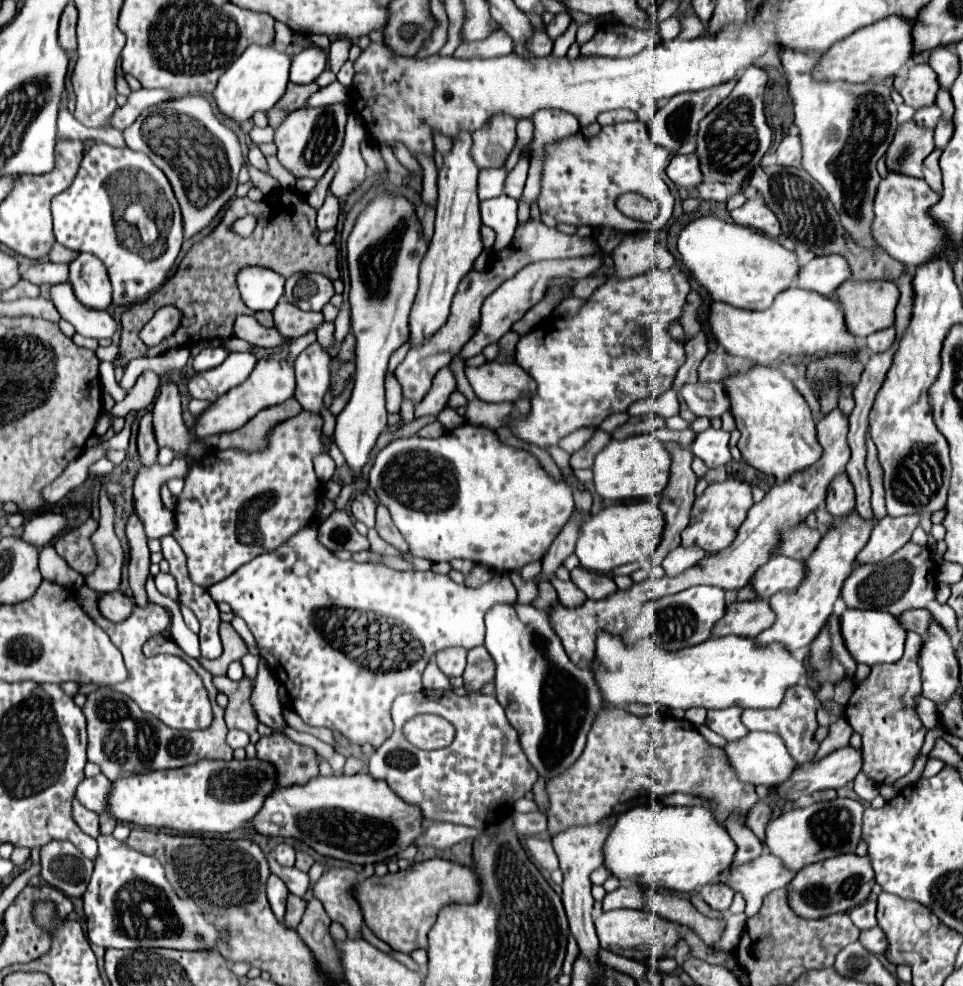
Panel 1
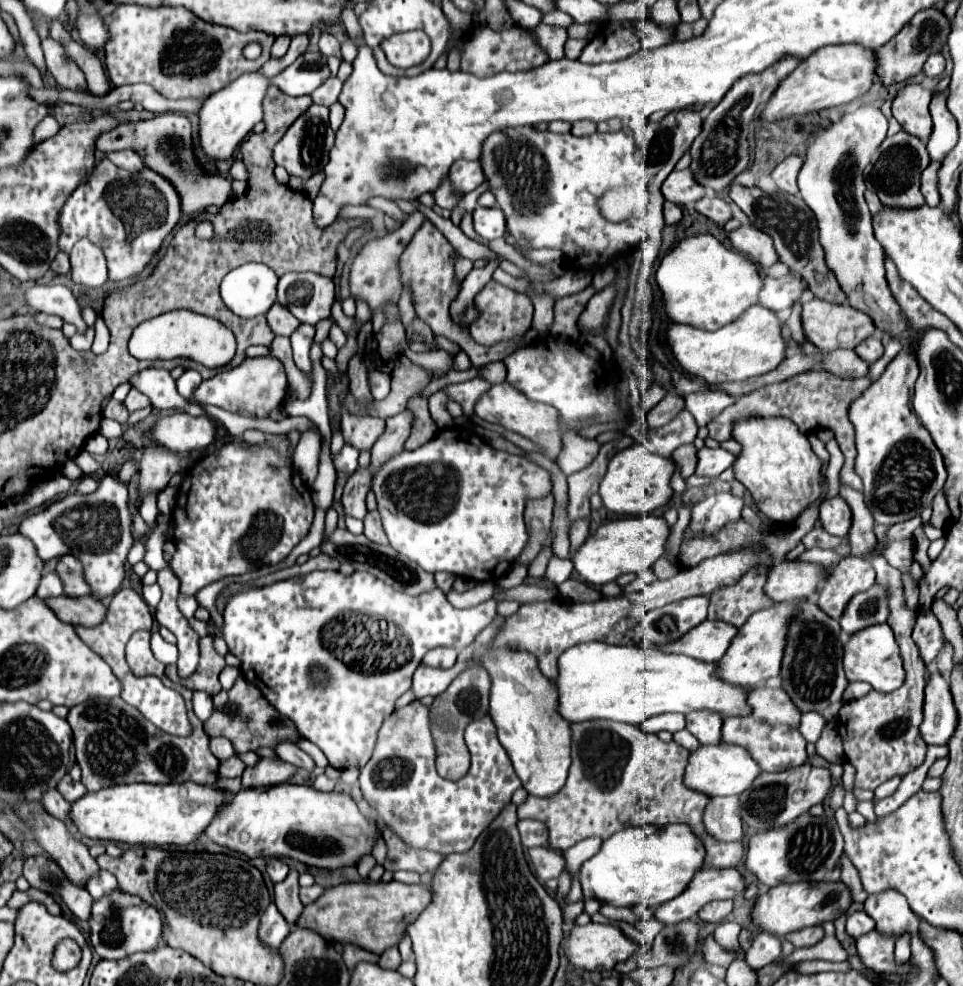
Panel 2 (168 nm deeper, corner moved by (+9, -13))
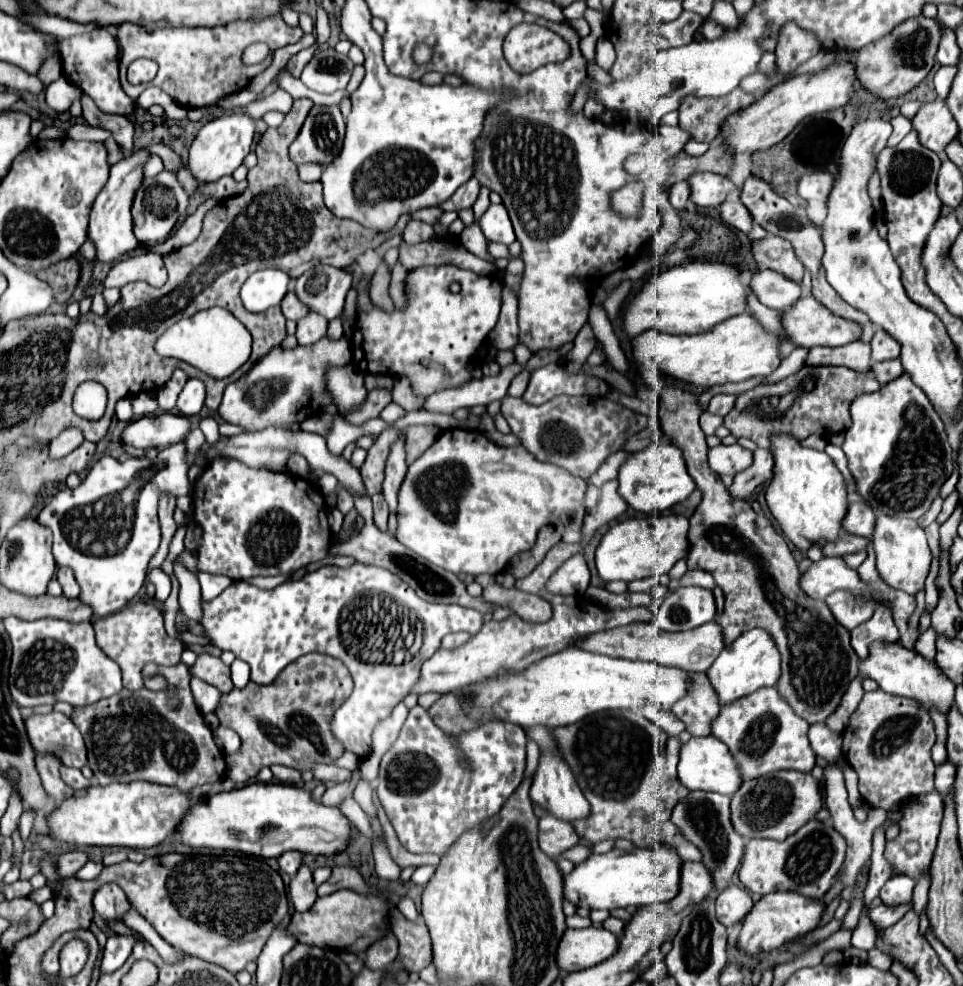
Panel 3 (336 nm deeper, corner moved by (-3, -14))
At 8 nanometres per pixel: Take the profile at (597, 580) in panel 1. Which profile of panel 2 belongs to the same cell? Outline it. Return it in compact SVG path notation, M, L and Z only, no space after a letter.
M566 579L560 587L558 587L560 595L568 601L596 601L600 599L600 593L590 589L586 583L580 583L576 579Z

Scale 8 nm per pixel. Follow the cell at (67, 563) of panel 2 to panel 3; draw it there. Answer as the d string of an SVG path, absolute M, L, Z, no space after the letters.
M66 566L64 568L58 568L56 578L58 578L58 582L60 582L66 598L78 598L80 596L80 586L78 586L72 570L68 570Z

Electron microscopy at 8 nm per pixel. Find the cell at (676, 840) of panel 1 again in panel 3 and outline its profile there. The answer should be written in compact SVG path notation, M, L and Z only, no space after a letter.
M652 846L652 848L632 848L632 850L610 850L606 854L594 854L580 862L568 876L564 876L564 898L574 902L576 906L584 906L588 910L604 908L642 908L658 902L668 902L680 892L680 870L682 858L674 846Z

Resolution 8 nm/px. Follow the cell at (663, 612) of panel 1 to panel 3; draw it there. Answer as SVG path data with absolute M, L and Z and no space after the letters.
M676 588L664 598L652 622L666 632L682 632L712 622L716 616L714 596L706 588Z

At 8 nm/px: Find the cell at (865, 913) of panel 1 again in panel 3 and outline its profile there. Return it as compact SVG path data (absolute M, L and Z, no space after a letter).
M880 904L876 908L870 908L870 918L878 928L888 928L888 926L894 926L910 908L912 908L912 904L902 904L896 908Z

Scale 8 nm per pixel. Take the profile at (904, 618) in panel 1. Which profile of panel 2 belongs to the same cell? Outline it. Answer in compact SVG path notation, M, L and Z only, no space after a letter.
M920 611L918 613L912 639L920 647L920 655L922 655L924 663L932 665L946 643L942 629L940 629L940 623L936 621L936 617L932 617L932 611Z

